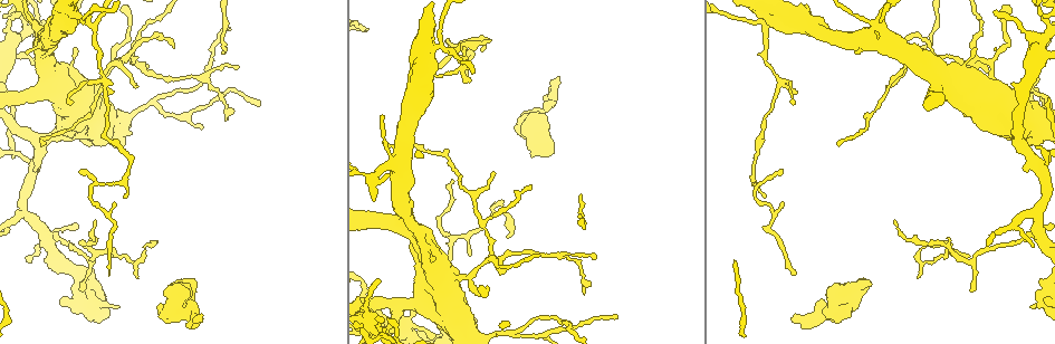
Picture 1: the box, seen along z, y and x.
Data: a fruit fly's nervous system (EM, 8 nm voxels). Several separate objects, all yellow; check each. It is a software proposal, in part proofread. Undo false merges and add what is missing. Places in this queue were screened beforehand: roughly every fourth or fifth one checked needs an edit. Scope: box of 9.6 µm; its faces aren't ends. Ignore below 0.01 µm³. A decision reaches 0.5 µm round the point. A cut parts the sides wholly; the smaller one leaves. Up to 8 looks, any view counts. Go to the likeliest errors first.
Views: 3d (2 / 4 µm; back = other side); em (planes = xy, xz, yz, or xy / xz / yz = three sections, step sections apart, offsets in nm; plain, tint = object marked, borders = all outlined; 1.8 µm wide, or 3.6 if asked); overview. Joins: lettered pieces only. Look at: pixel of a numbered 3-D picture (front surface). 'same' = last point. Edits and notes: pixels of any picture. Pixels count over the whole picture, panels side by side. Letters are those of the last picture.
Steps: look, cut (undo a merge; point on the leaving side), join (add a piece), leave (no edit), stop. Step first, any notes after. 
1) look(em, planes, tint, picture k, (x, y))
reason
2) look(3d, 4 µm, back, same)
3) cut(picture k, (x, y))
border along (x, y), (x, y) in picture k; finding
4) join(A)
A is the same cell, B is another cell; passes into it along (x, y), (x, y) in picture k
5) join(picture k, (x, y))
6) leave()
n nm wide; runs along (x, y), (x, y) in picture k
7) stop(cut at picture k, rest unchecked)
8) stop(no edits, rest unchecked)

look(em, planes, borders, picture 1, (202, 319))
free end

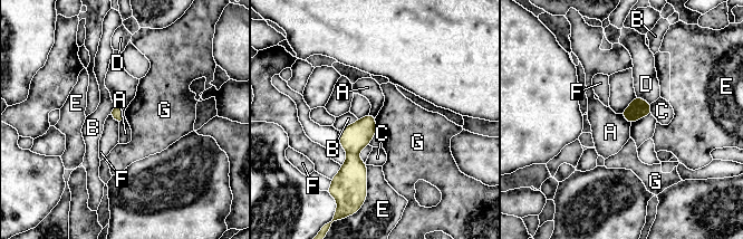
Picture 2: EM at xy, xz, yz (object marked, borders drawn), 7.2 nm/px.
leave()
E touches over 220 nm; A, B, C, D, E, F and G are other cells; no lettered piece goes on from it

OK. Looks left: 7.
look(em, planes, plain, picture 1, (971, 64))
looks like a crossing

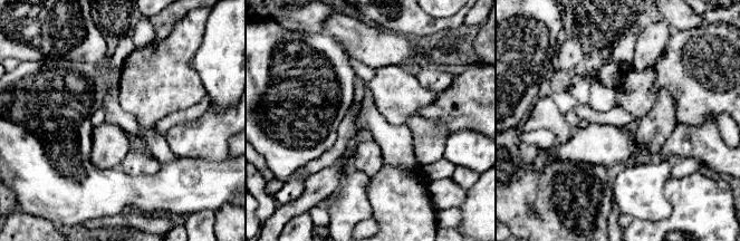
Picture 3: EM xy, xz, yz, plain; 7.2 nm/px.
look(em, planes, tint, same)
with the object marked

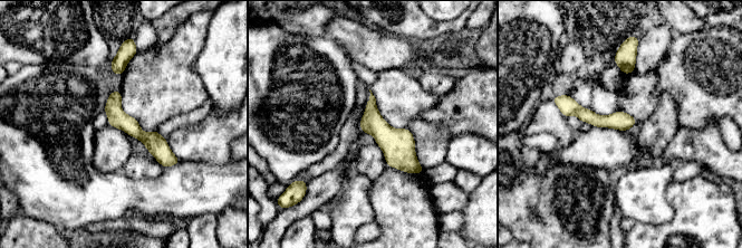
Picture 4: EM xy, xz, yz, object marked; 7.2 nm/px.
look(em, planes, borders, same)
see the neighbours

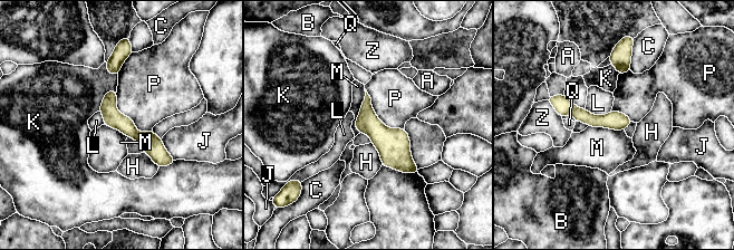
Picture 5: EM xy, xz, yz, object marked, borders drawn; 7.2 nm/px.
leave()
A, B, C, H, J, K, L, M, P, Q and Z are other cells; runs along (110, 93), (110, 111), (171, 161) in picture 5; all the same cell

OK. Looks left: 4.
look(em, 3.6 µm, xz, step 8, tint, picture 1, (122, 10))
tapers out

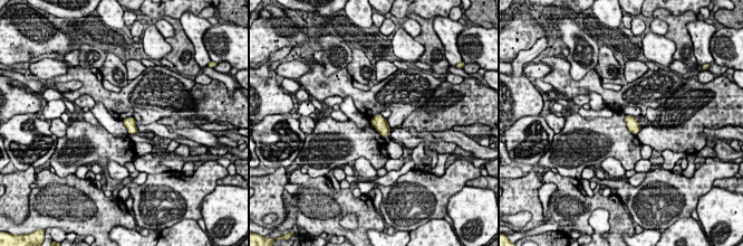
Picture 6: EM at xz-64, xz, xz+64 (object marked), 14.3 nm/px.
look(em, 3.6 µm, planes, borders, same)
cut it another way

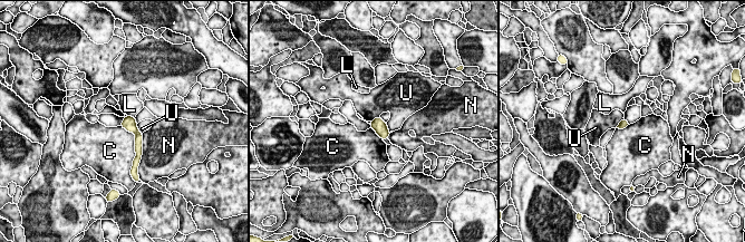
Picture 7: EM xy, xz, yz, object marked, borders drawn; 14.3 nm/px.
leave()
C touches over 600 nm; C, L, N and U are other cells; runs along (128, 118), (138, 135), (138, 153) in picture 7; none of them fits

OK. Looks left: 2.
stop(no edits, rest unchecked)

